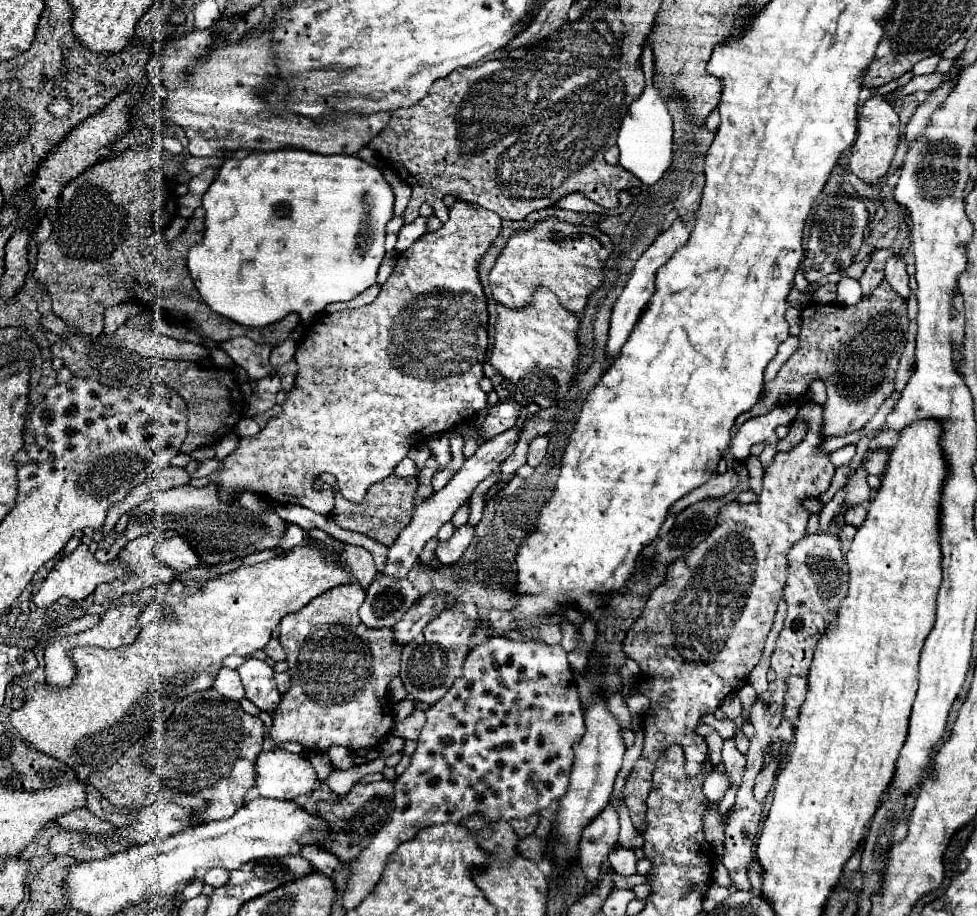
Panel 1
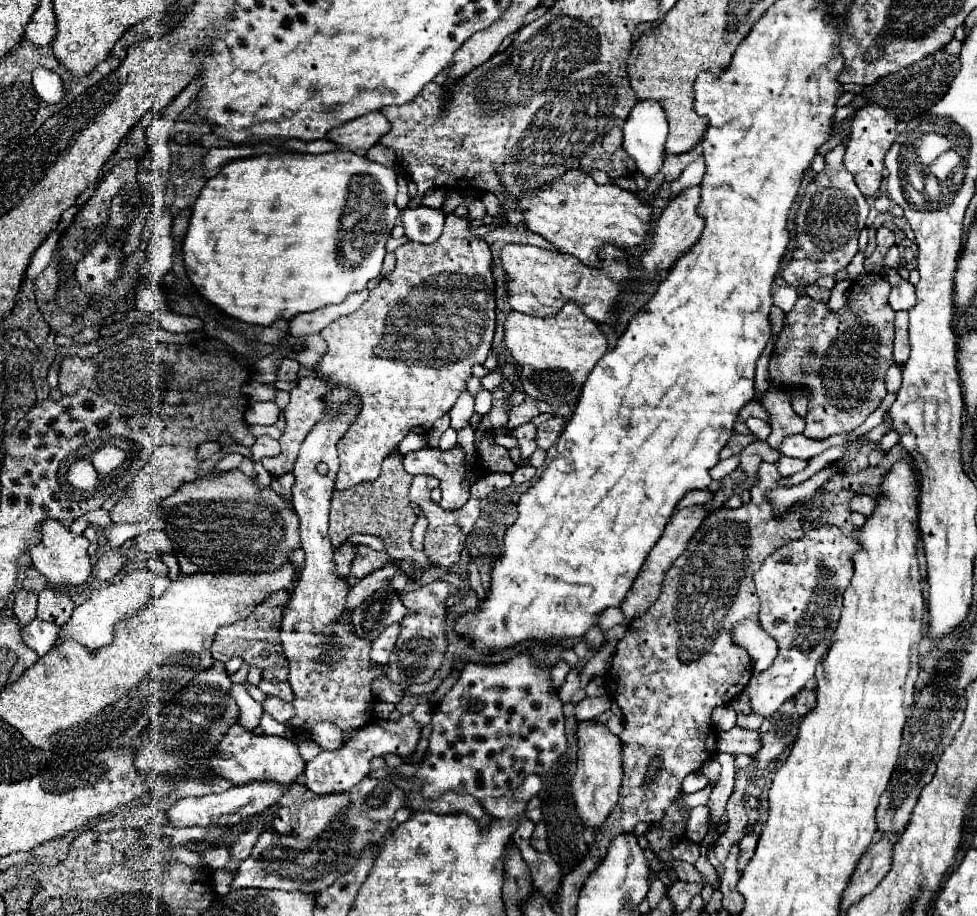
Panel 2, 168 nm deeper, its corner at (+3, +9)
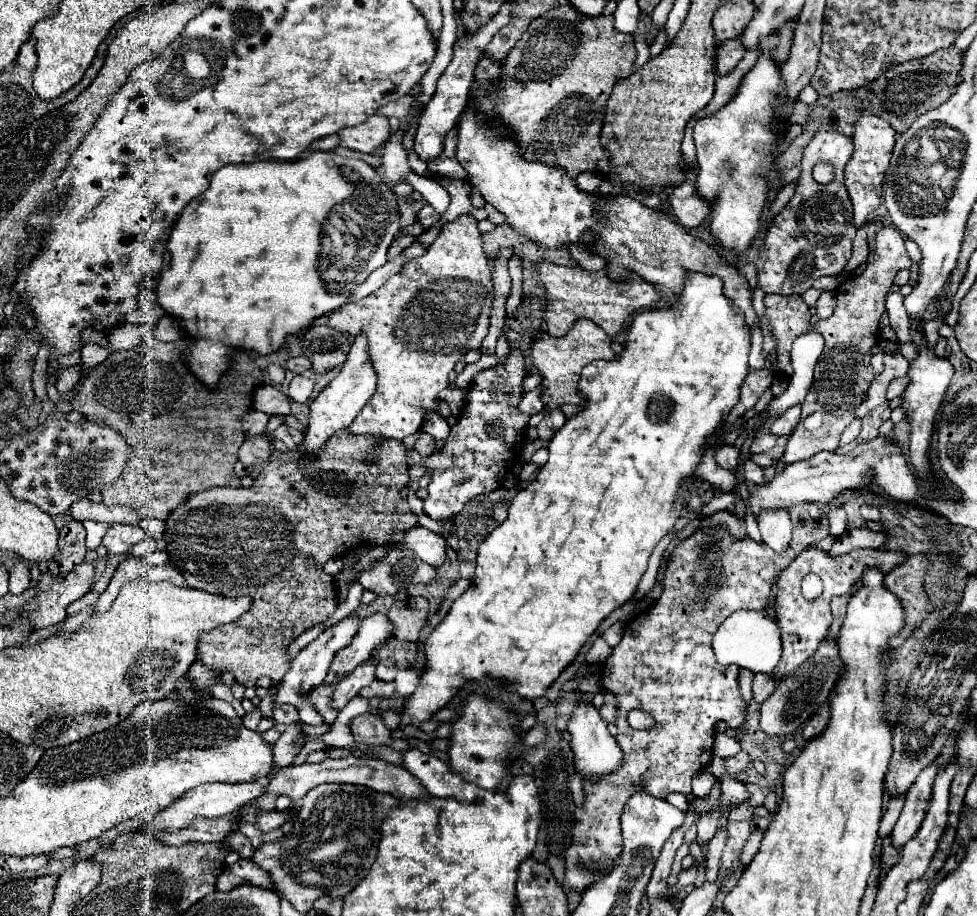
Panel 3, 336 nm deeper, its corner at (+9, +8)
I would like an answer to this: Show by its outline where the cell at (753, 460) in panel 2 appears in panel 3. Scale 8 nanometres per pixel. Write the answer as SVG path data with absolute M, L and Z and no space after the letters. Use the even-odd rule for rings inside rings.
M782 436L780 440L778 440L778 444L770 450L770 452L762 452L762 454L752 454L752 462L756 462L758 466L774 466L780 458L782 458L782 454L784 454L784 448L786 448L786 436Z

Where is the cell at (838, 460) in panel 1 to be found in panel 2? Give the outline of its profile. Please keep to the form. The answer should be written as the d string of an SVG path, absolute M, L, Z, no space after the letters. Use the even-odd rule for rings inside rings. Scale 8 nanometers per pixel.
M780 457L780 463L778 463L778 471L782 477L790 477L798 471L806 469L806 461L800 461L800 459L790 459L790 457Z

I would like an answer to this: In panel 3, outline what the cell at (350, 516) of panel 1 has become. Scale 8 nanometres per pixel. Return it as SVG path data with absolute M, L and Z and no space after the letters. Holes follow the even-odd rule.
M340 430L334 432L332 438L328 440L326 448L316 454L316 458L312 460L302 460L302 462L270 462L268 468L264 468L258 478L254 480L254 484L250 488L208 488L208 492L196 492L196 496L192 496L192 500L188 500L188 504L182 504L180 508L176 508L176 512L172 512L172 516L166 518L166 544L168 544L168 556L170 556L170 564L184 576L186 586L192 588L204 588L212 594L222 594L222 596L252 596L252 606L250 612L244 613L238 620L220 625L206 634L200 636L200 650L198 656L200 660L204 660L204 666L210 670L220 670L220 672L232 672L236 682L244 684L244 686L256 686L256 680L260 676L270 676L274 682L280 682L284 678L284 674L288 672L290 664L286 660L286 646L300 636L304 630L312 628L318 622L324 622L334 610L336 610L336 586L334 586L334 578L326 572L320 570L320 566L336 556L342 556L344 552L348 552L350 548L356 546L384 546L394 530L408 530L412 526L418 524L418 516L410 510L408 502L402 498L402 490L408 484L408 464L406 464L406 446L400 440L382 440L380 442L380 456L376 458L374 464L366 464L368 452L372 450L372 446L376 446L376 440L372 436L356 436L350 430ZM312 556L316 558L316 568L306 564L306 558Z

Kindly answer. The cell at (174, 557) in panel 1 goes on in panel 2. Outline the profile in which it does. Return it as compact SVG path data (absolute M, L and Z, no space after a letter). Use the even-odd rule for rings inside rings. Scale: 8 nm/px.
M150 531L146 535L136 535L132 541L134 547L146 555L160 555L160 553L164 555L172 551L172 543L164 531Z

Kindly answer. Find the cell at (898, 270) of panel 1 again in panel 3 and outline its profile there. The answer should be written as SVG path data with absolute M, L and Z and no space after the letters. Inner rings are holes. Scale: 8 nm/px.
M890 292L888 298L886 298L886 312L888 312L888 318L890 318L890 326L894 328L896 336L898 336L898 342L906 344L910 342L910 316L902 304L902 294L900 292Z

